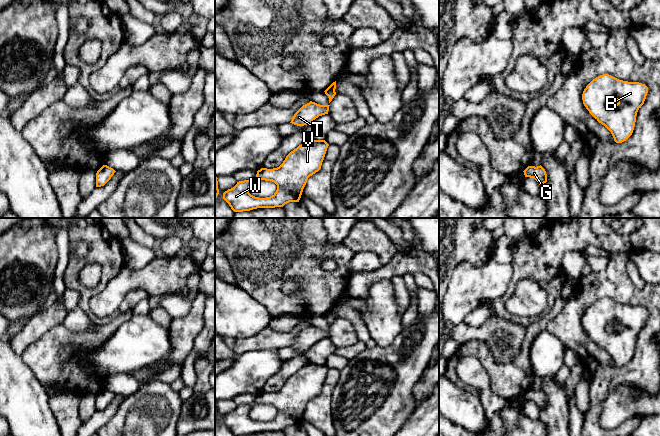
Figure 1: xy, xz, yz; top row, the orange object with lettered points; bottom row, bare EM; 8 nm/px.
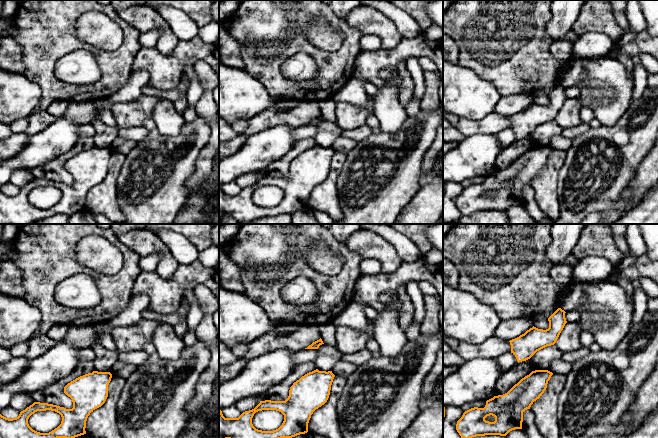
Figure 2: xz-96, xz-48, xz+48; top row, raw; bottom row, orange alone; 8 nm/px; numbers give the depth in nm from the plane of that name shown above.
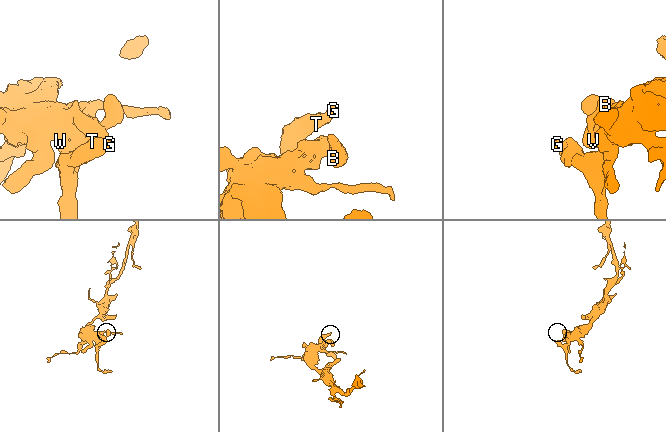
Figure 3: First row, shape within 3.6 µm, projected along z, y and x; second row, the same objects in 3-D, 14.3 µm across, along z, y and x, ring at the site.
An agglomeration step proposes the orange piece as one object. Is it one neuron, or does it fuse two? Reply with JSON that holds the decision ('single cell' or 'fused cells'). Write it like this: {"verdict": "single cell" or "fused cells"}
{"verdict": "single cell"}

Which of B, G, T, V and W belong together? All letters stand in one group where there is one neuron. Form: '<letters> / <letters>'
B G T V W

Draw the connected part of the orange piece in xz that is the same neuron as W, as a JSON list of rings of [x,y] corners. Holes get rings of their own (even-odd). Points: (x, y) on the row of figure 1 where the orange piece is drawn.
[[[309,138],[291,151],[279,167],[261,168],[254,180],[239,181],[225,191],[223,199],[234,212],[283,207],[289,202],[299,202],[308,178],[321,169],[328,146],[325,140]],[[255,180],[274,182],[276,192],[266,198],[251,195],[249,189]]]

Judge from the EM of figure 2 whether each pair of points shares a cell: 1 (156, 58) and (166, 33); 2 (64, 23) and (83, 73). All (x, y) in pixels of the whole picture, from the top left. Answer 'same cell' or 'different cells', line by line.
1: different cells
2: different cells

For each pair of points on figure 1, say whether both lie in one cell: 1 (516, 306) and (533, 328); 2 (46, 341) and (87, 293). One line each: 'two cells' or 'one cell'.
1: two cells
2: two cells

